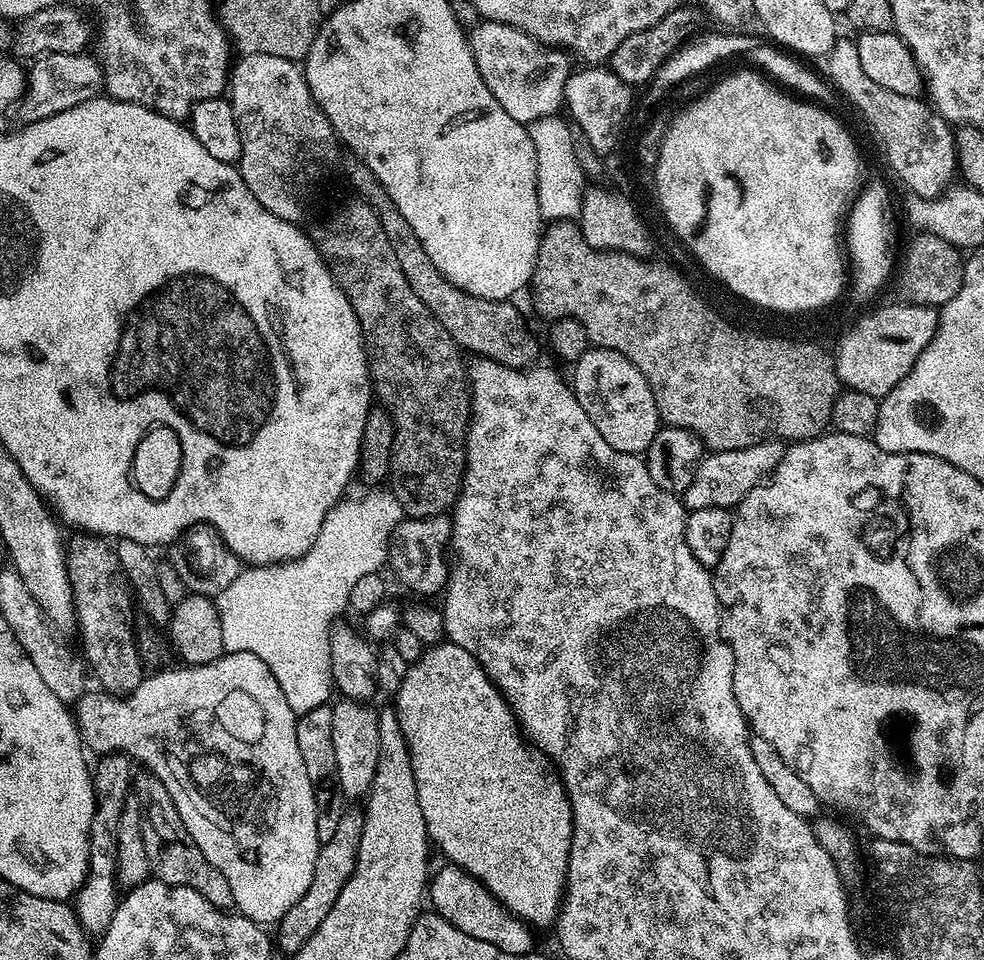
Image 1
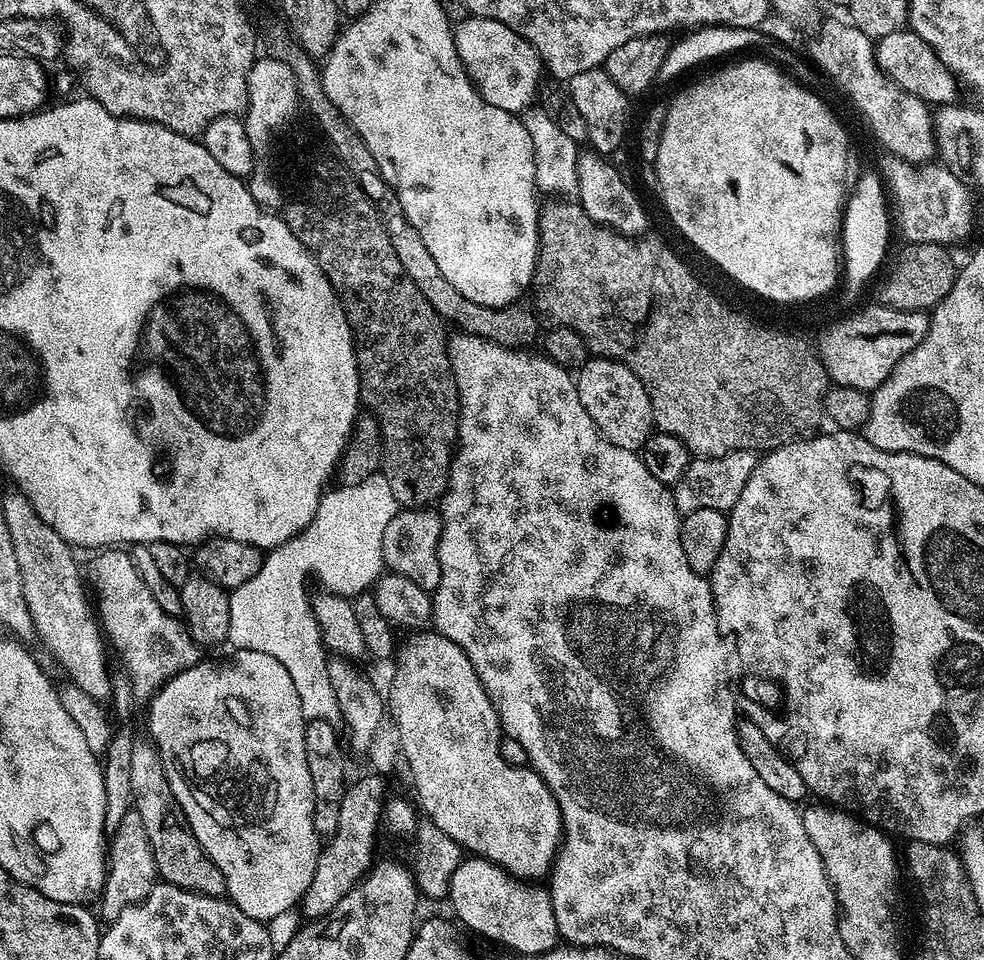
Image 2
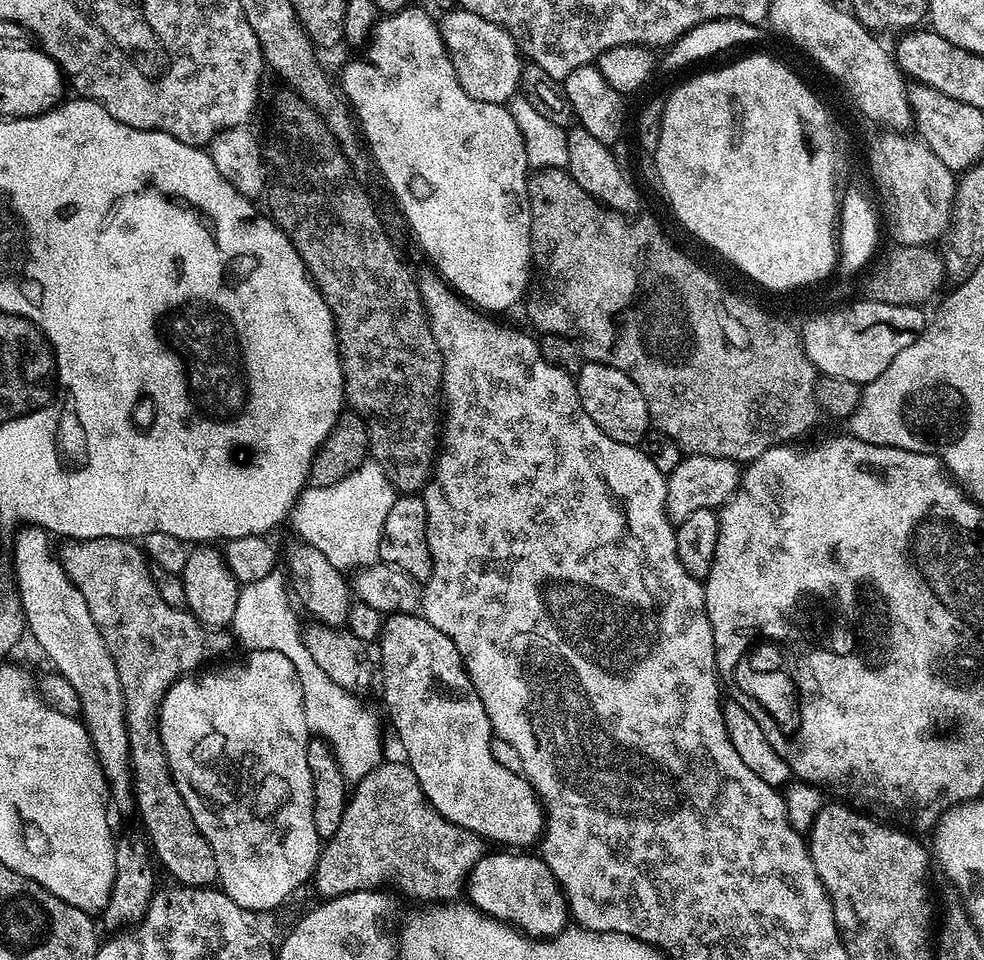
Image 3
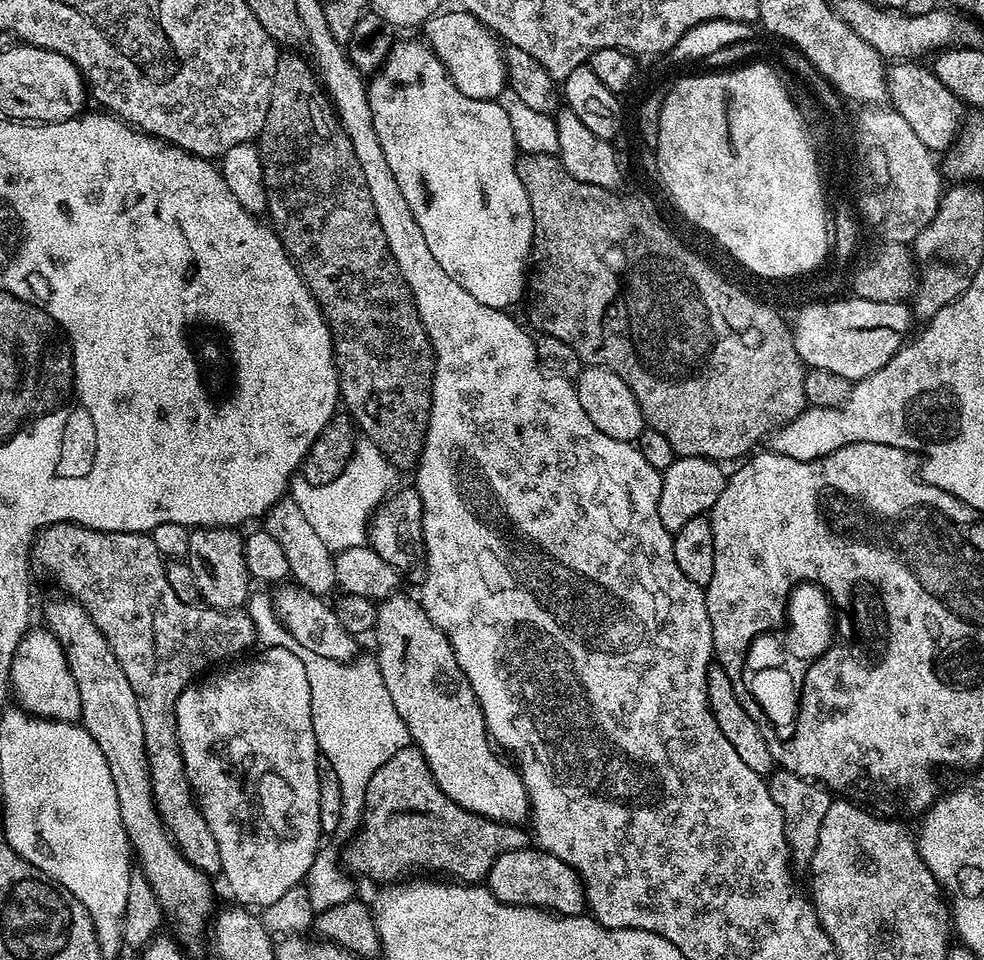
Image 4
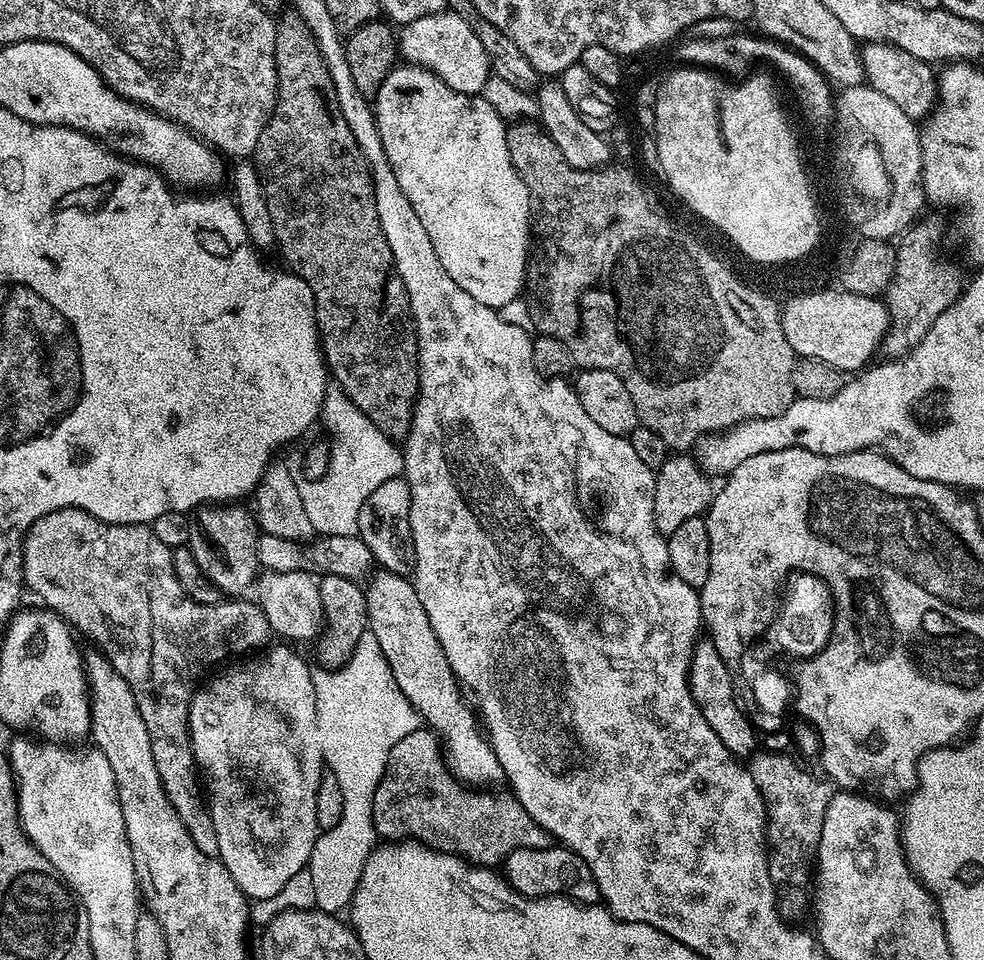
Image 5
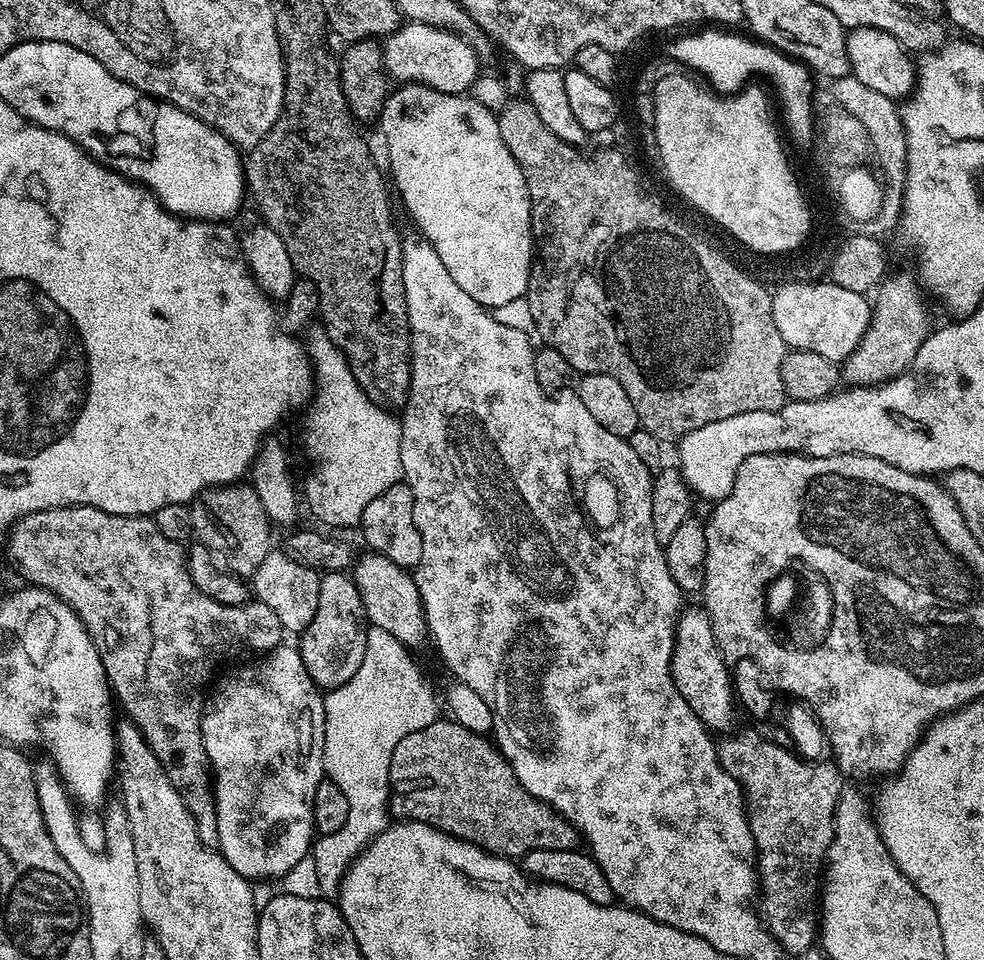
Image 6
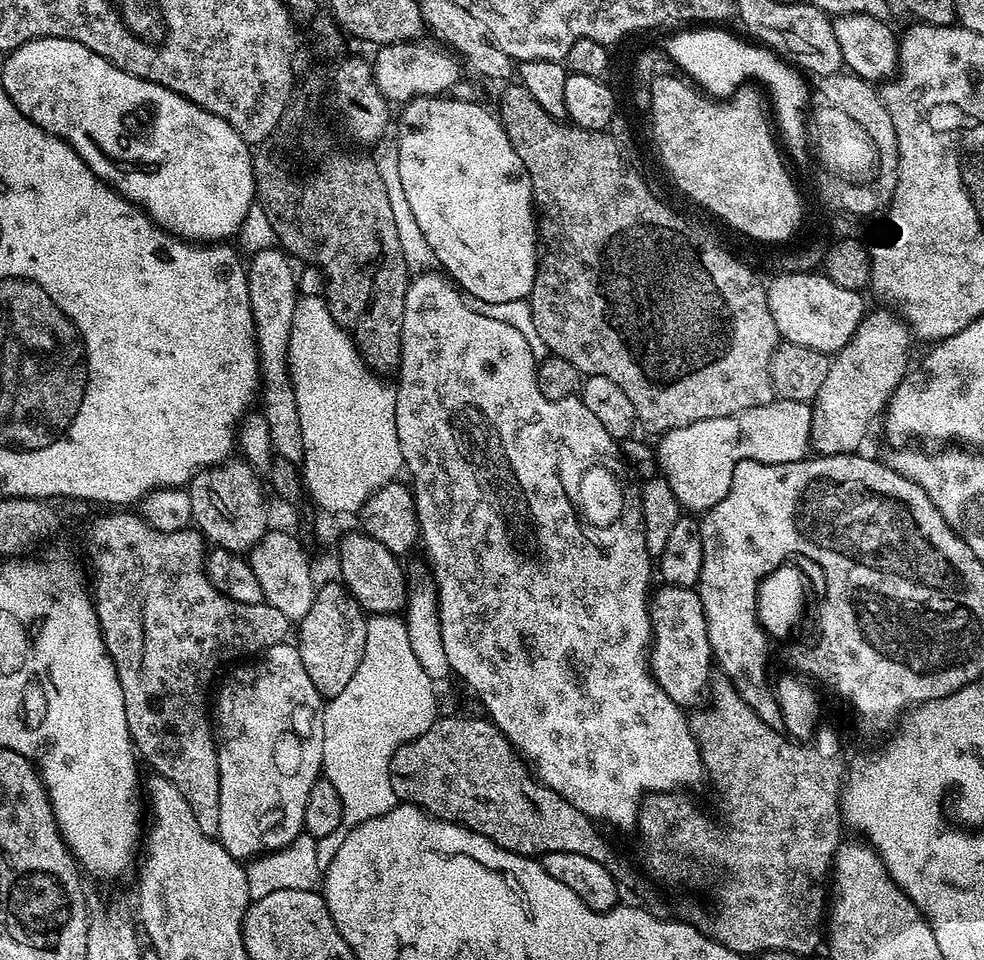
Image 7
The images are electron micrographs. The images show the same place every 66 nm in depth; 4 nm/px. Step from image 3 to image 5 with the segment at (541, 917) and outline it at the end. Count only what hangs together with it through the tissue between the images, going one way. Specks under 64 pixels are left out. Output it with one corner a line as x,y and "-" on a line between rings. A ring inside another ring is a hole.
563,846
514,850
514,854
502,861
502,875
515,892
521,892
524,896
565,895
578,904
601,903
598,882
594,882
590,866
586,866
586,862
578,858
578,854

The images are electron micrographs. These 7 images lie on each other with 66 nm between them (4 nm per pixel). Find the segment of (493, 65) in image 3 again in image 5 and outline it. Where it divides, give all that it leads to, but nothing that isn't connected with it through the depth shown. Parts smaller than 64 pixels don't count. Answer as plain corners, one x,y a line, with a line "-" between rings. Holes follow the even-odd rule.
445,10
426,14
426,18
414,18
414,22
403,25
398,32
398,52
409,64
428,68
450,90
458,90
467,96
483,93
490,75
487,54
481,40
474,34
467,15

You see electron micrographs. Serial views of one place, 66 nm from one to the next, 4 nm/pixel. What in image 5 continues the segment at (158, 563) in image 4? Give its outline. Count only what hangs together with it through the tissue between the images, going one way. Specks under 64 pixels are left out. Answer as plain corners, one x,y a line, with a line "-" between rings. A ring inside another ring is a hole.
59,508
38,518
38,522
34,522
24,535
22,580
28,583
29,590
40,599
37,601
43,607
68,621
81,637
84,635
93,640
96,643
93,645
108,659
110,666
126,678
126,686
130,686
130,694
134,694
134,702
138,702
138,714
142,714
142,722
146,722
146,731
154,746
158,778
162,778
162,790
166,790
166,798
170,798
174,814
182,818
186,834
194,838
194,846
198,846
202,854
219,857
214,818
210,818
210,810
202,795
202,780
190,742
190,702
201,683
200,675
211,664
227,656
240,658
263,649
273,631
259,603
252,601
251,604
244,600
248,598
228,598
218,604
194,602
194,598
182,590
174,574
172,554
173,549
168,548
166,542
161,542
149,525
111,524
94,518
83,508

